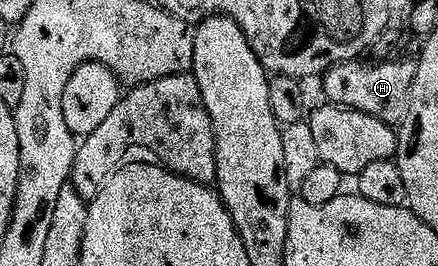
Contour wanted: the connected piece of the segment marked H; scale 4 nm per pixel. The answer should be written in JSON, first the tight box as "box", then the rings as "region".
{"box":[324,58,417,126],"region":[[[403,58],[384,63],[364,63],[363,59],[348,60],[344,64],[335,64],[324,73],[327,103],[338,108],[349,108],[355,112],[370,114],[393,126],[403,124],[408,113],[408,103],[414,86],[417,61]]]}

